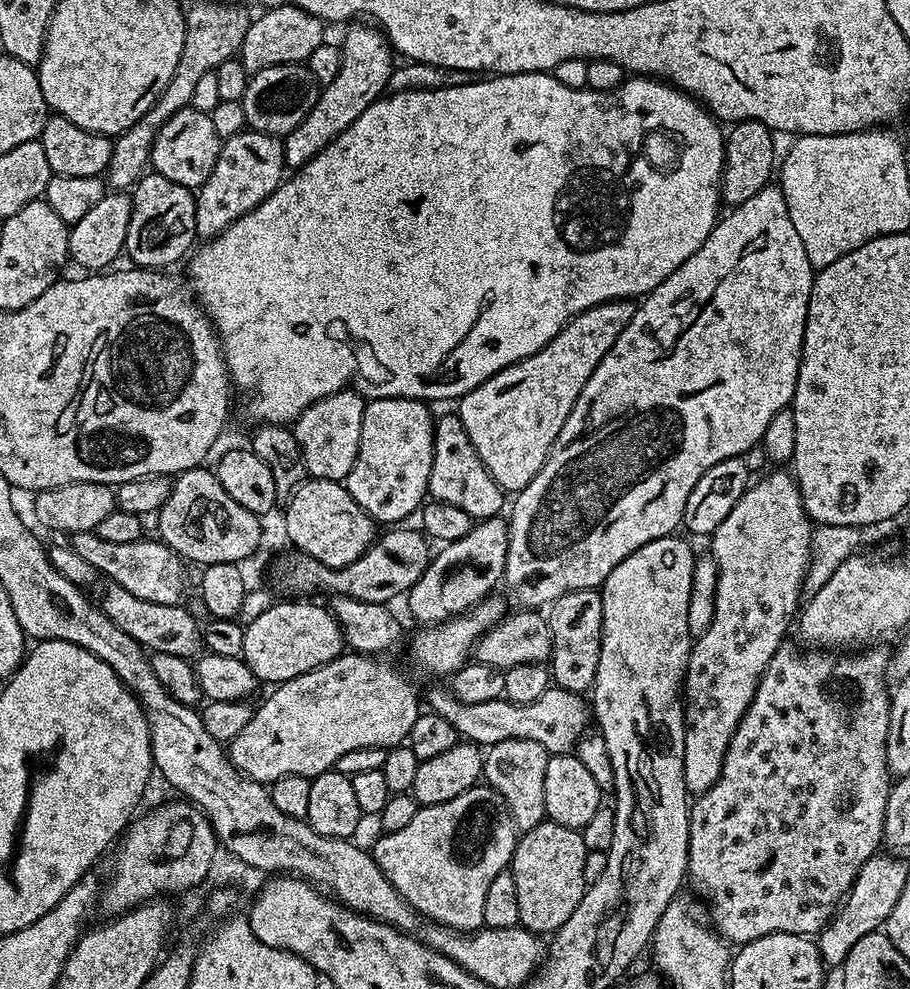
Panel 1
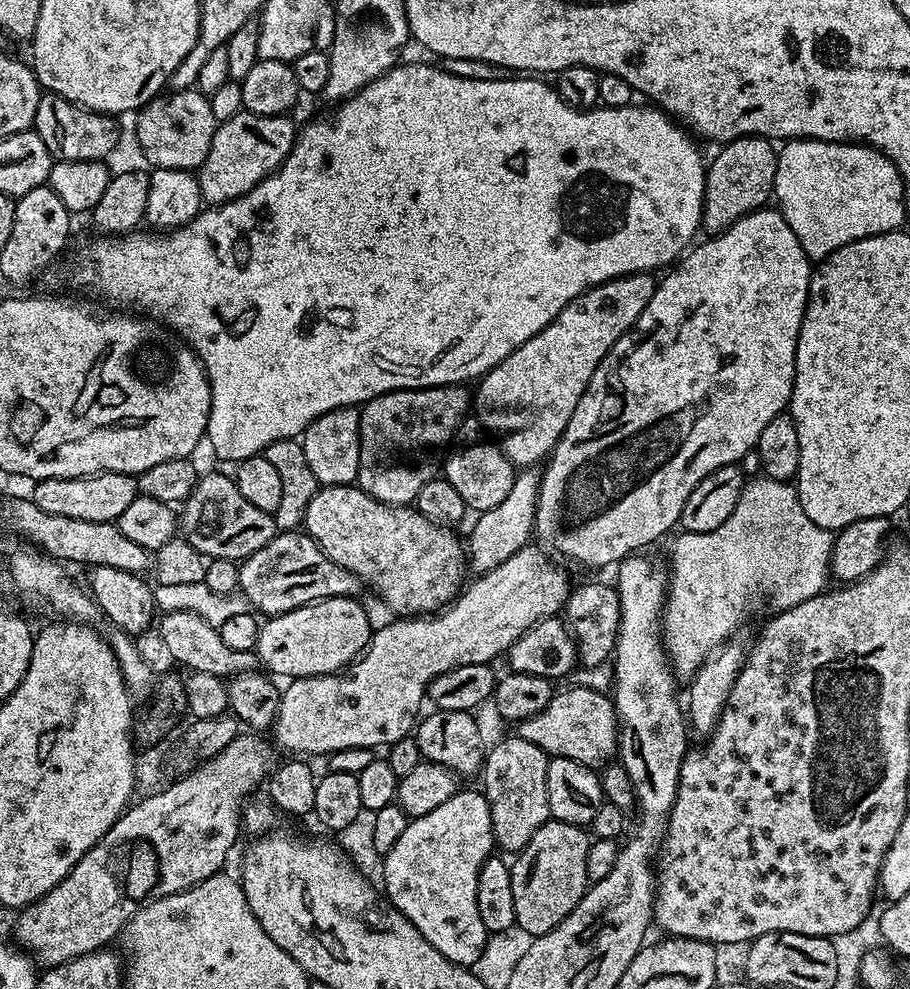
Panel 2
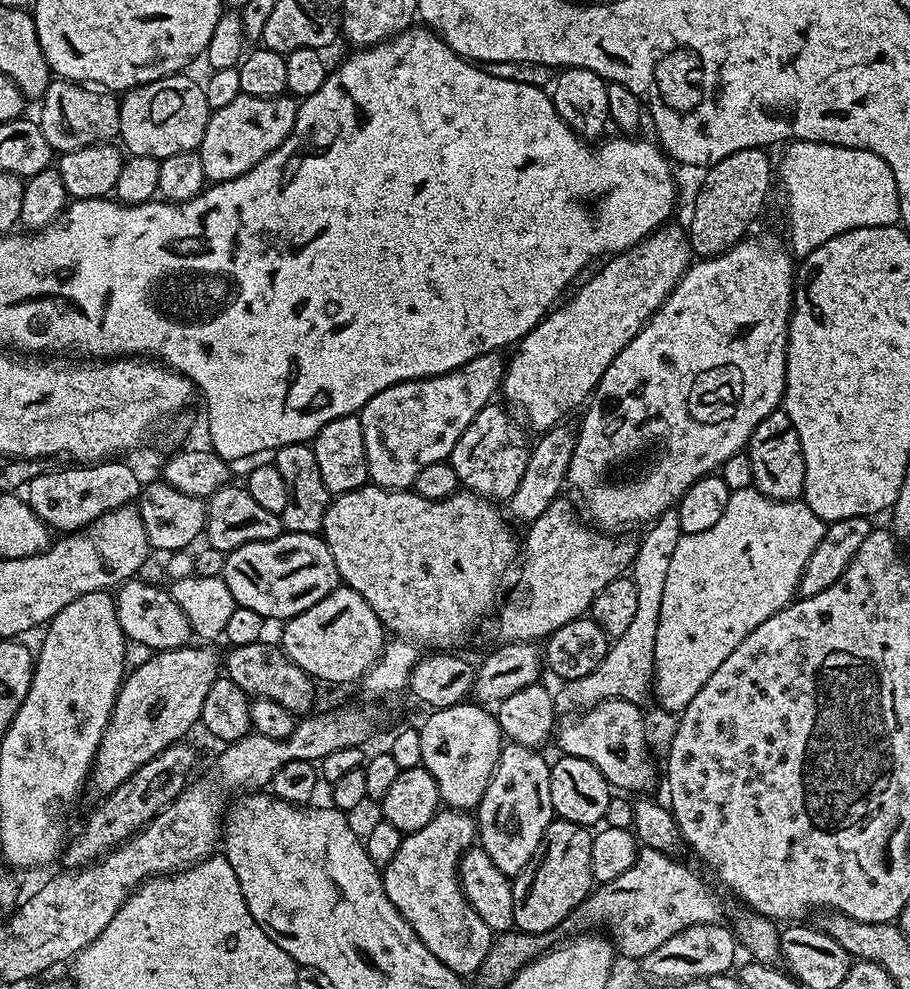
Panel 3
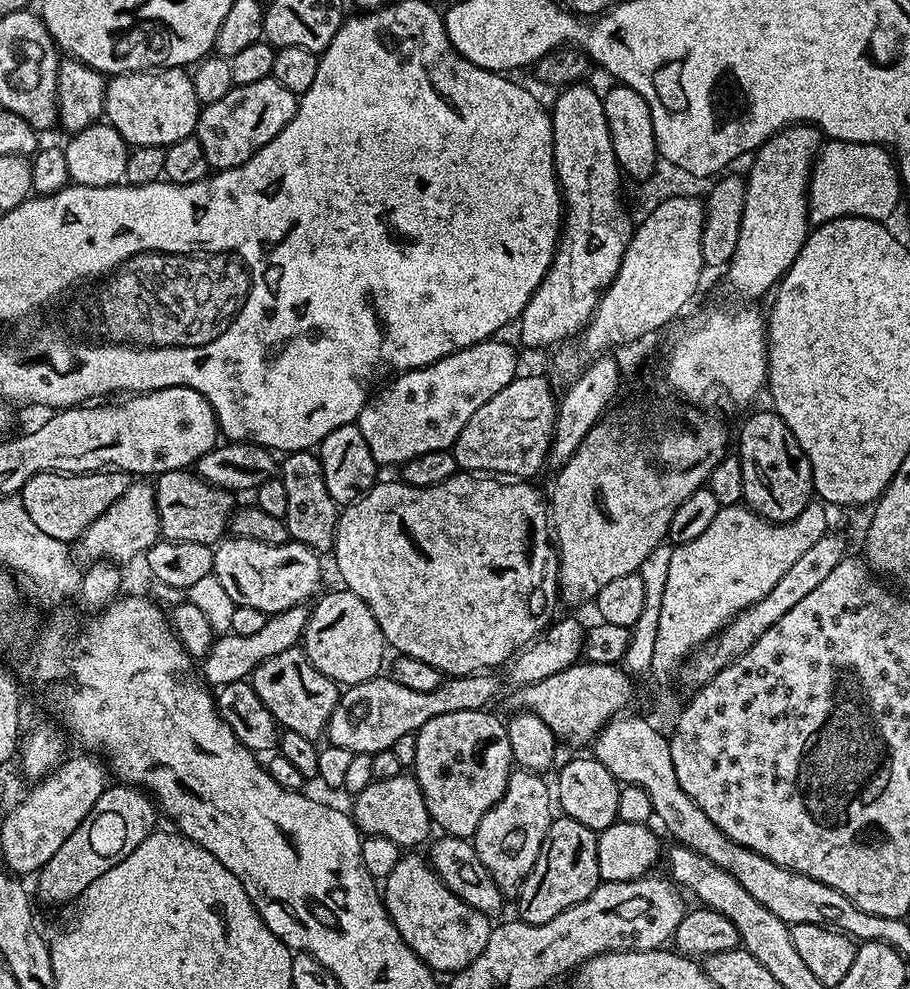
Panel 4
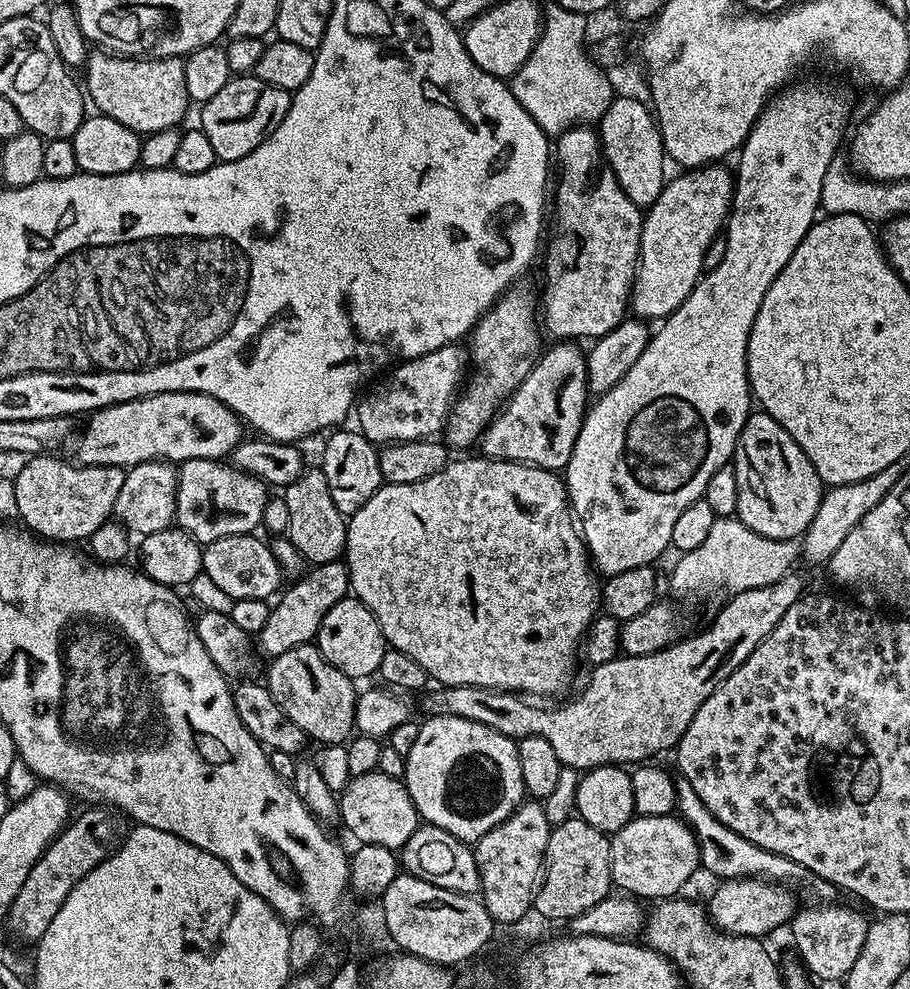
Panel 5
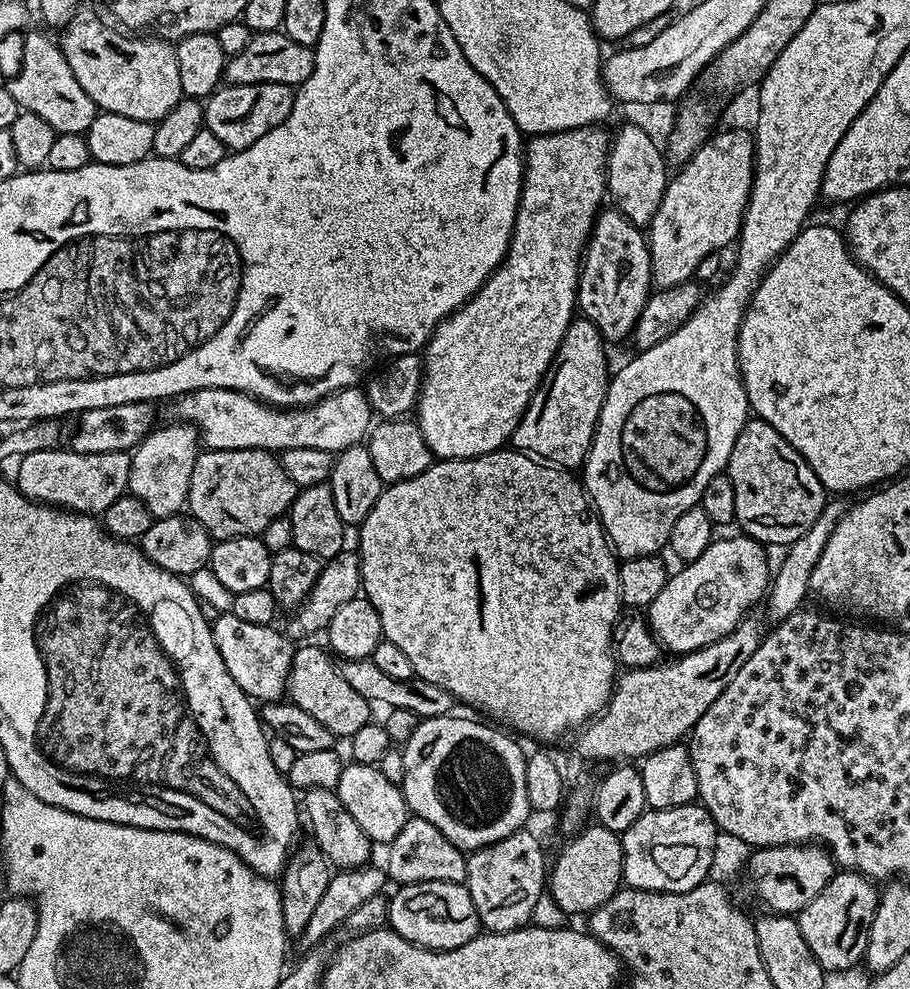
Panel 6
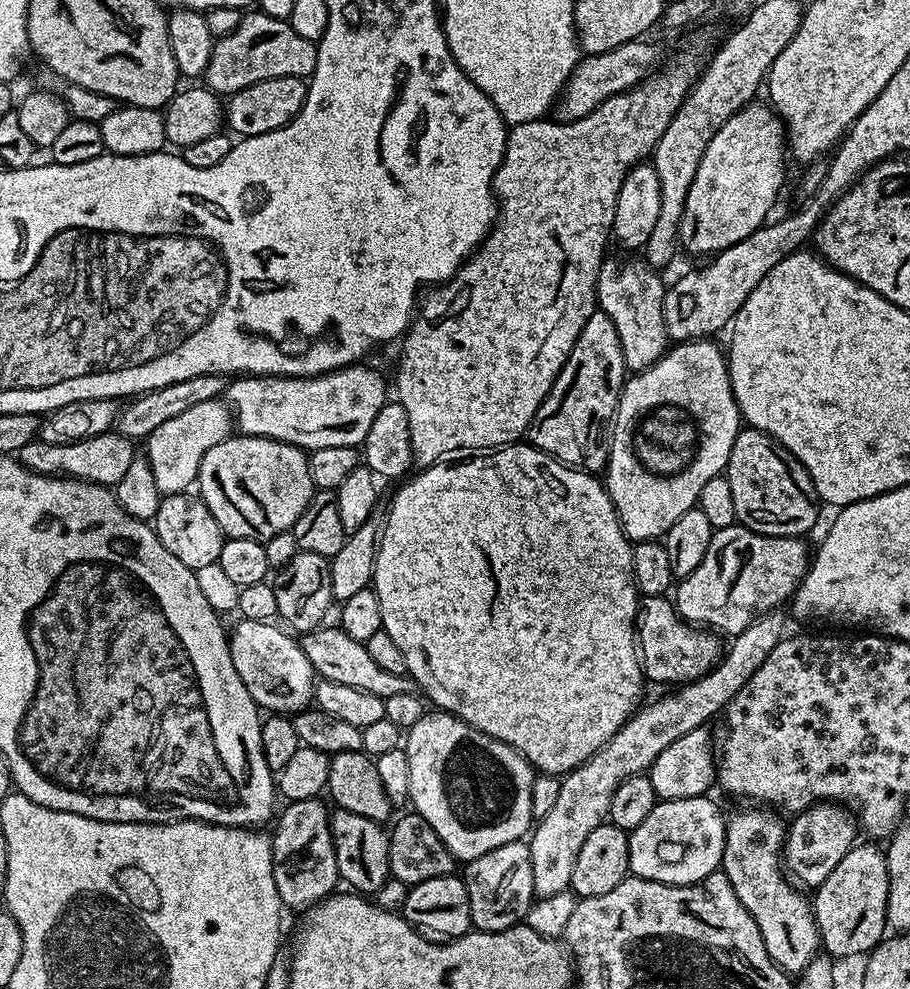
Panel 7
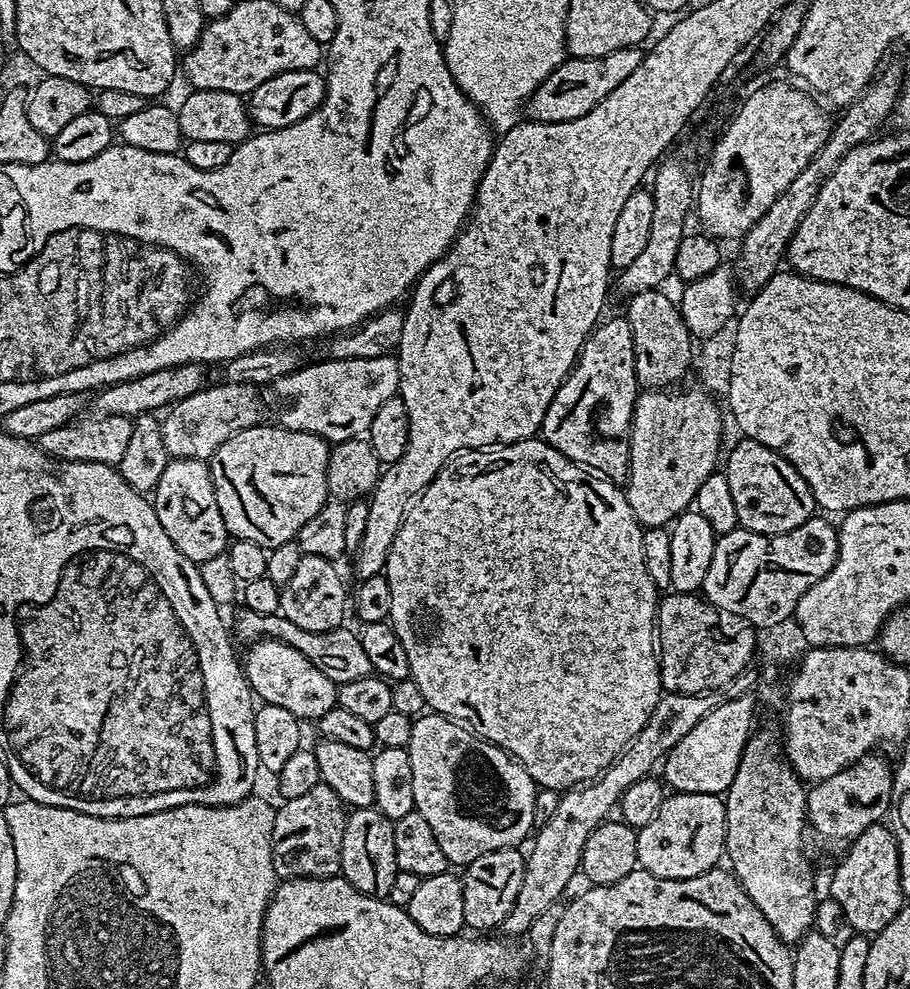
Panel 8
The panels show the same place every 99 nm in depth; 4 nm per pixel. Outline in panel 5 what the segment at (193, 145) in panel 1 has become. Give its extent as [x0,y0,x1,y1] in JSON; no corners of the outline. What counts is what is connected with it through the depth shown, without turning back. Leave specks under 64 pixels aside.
[82,50,190,134]

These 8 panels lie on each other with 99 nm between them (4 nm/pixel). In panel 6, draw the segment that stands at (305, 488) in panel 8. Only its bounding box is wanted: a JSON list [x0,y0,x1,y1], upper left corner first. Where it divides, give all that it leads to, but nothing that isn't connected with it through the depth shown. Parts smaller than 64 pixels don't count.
[187,450,297,540]

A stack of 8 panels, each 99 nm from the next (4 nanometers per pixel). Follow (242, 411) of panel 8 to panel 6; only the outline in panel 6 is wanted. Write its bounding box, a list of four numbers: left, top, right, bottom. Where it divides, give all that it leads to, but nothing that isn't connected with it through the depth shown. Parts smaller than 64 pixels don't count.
[128,422,202,518]

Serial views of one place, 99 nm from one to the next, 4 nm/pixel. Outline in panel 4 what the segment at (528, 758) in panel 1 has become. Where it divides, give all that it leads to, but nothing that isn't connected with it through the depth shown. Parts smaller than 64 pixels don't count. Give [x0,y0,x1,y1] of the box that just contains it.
[474,770,554,894]

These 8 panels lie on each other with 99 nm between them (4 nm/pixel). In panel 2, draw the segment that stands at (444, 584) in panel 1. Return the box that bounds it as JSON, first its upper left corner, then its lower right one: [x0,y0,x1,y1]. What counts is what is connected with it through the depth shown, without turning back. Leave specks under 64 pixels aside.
[466,466,541,574]

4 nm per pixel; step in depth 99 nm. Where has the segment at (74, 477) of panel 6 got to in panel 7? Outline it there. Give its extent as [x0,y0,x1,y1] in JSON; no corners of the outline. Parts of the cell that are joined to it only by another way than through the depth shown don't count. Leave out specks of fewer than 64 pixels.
[18,430,138,486]

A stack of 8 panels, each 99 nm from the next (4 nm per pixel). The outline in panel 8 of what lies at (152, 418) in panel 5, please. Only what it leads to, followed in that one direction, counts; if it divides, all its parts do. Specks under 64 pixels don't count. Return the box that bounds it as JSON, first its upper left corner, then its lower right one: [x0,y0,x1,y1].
[274,355,400,444]

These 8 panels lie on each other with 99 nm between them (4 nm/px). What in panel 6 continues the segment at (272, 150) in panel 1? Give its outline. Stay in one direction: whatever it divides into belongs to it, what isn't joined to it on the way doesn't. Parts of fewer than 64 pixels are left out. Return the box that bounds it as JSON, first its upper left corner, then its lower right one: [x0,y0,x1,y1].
[203,82,294,152]

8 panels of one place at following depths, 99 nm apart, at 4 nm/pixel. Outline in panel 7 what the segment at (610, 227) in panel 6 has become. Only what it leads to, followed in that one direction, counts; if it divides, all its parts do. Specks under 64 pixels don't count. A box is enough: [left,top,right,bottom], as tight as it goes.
[596,258,670,374]

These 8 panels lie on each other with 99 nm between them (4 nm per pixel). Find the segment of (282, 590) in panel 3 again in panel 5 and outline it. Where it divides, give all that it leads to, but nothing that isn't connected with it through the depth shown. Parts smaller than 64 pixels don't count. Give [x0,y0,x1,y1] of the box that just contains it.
[203,534,282,601]

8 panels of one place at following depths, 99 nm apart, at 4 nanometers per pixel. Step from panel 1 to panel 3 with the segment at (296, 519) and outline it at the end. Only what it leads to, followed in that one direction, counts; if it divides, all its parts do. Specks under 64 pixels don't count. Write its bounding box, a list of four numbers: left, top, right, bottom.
[322,482,518,650]

